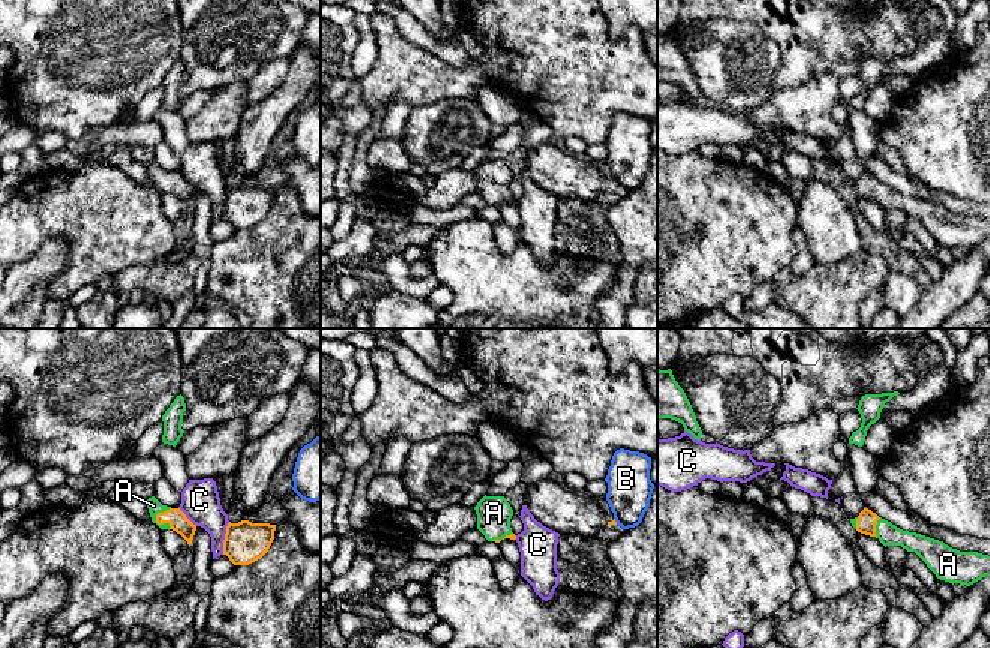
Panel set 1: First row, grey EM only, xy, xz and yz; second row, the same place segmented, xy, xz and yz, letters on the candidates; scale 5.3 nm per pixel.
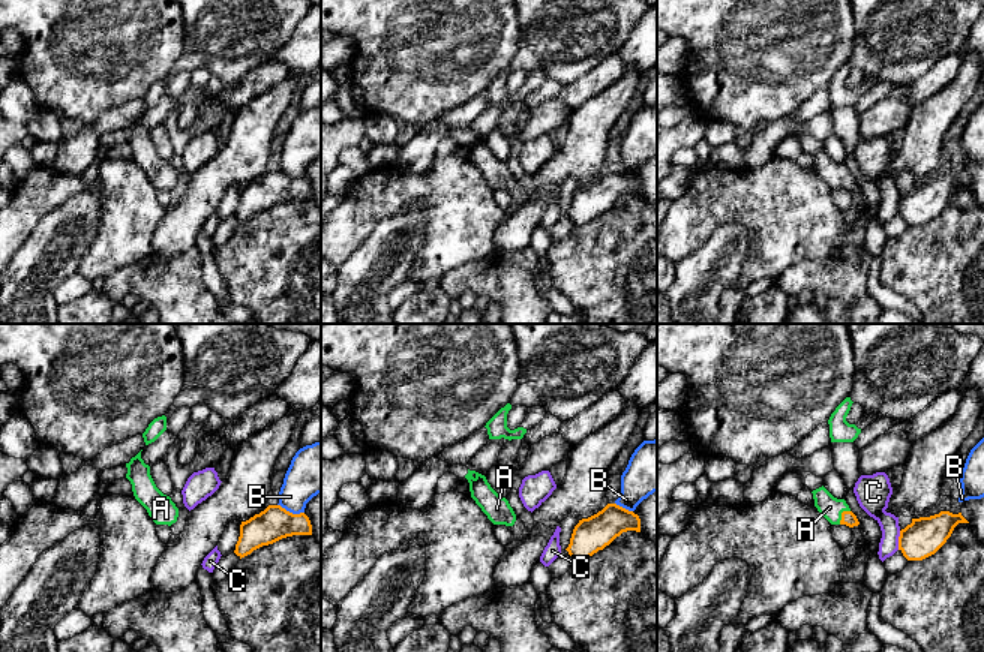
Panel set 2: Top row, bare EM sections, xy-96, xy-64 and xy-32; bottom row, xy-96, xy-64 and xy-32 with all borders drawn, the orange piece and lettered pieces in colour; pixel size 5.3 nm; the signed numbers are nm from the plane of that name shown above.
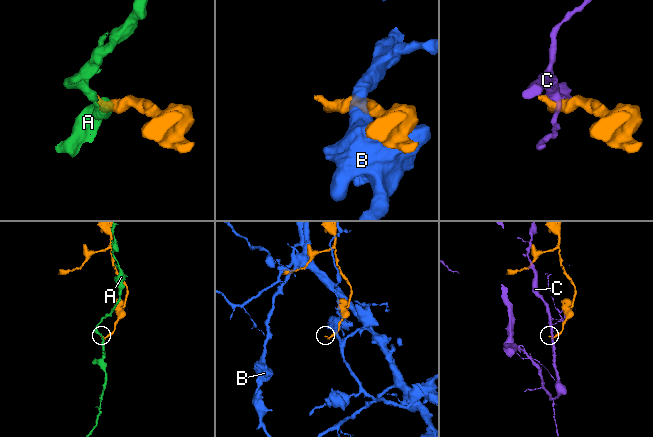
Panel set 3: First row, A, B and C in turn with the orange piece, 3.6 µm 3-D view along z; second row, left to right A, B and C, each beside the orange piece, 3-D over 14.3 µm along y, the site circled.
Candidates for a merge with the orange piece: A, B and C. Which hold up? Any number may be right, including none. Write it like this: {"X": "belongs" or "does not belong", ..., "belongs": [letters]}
{"A": "belongs", "B": "does not belong", "C": "does not belong", "belongs": ["A"]}

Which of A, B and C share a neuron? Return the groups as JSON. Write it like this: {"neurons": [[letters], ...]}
{"neurons": [["A"], ["B"], ["C"]]}

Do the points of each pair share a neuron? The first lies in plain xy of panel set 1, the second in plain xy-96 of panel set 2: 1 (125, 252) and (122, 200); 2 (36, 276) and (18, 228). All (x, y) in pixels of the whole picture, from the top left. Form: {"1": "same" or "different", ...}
{"1": "same", "2": "different"}

